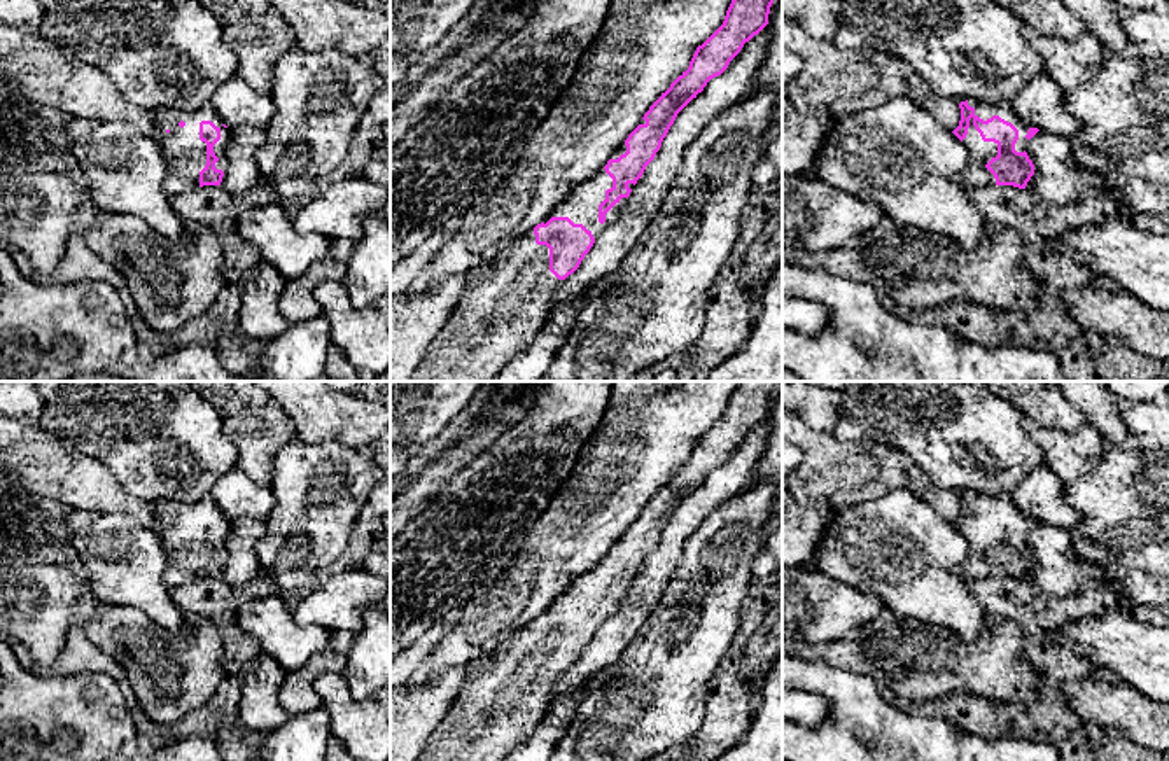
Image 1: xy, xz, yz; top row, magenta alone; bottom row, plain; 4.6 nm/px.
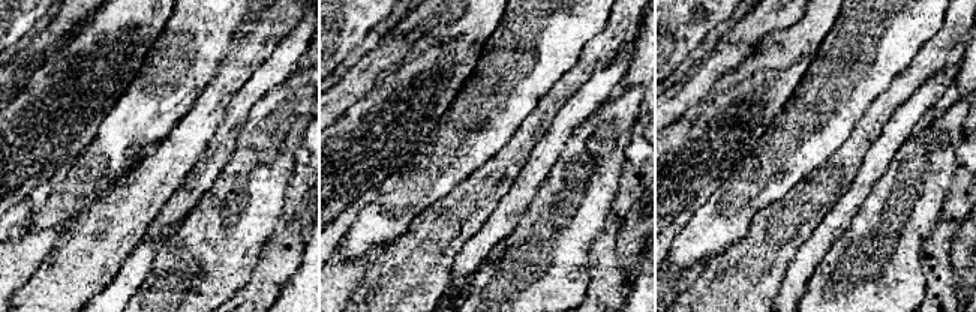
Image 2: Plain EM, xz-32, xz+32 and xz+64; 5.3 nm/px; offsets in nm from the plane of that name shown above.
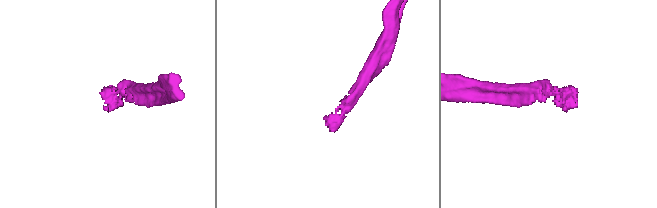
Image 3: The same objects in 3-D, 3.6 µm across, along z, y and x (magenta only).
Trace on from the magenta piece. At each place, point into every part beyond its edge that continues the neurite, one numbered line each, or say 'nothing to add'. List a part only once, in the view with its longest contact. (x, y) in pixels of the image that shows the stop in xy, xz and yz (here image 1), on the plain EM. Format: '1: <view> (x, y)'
1: yz (980, 544)

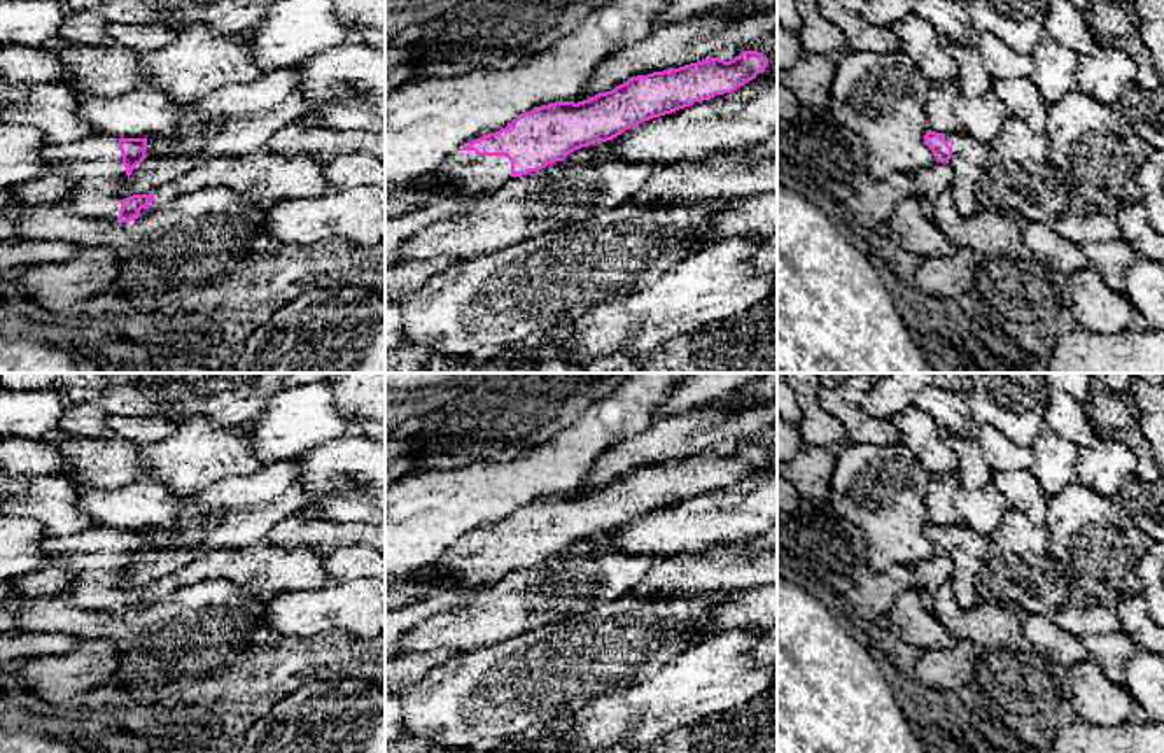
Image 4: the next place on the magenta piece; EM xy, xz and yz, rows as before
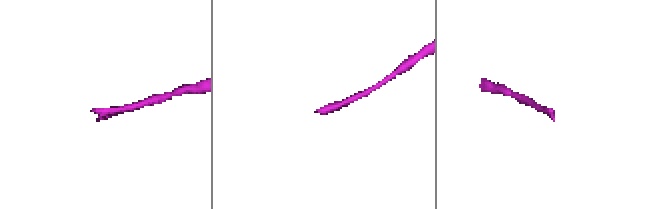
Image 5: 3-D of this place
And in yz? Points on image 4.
1: yz (968, 550)

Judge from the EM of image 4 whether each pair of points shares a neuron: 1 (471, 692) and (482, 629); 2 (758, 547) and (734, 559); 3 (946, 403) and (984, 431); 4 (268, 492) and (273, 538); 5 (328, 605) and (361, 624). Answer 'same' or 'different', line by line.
1: different
2: different
3: same
4: different
5: same

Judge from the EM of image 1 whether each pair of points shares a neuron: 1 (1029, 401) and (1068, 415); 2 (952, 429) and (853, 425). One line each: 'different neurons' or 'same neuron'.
1: same neuron
2: same neuron

